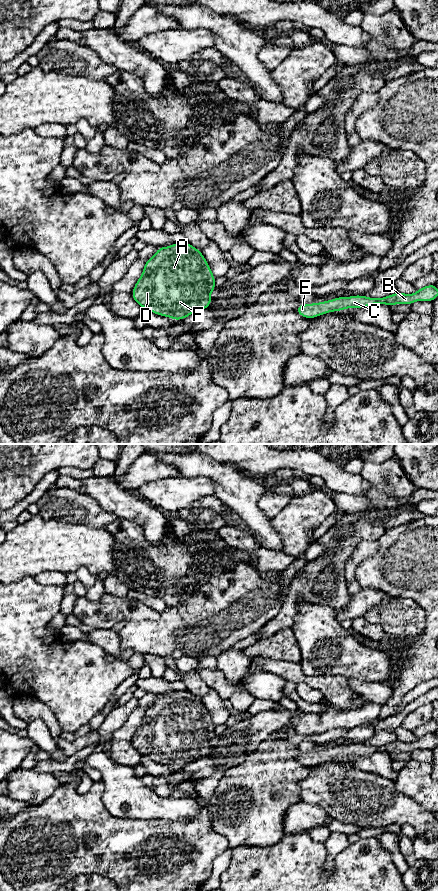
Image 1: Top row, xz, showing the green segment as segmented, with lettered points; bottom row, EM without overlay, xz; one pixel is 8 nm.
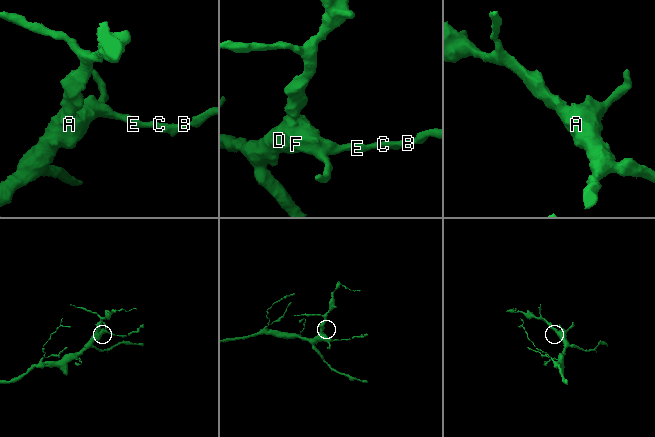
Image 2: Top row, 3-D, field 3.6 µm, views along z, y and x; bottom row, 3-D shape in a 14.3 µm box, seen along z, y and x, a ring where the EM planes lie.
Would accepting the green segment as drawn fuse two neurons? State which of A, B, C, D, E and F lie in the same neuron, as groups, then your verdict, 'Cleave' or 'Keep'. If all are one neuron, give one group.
Groups: A B C D E F. Keep

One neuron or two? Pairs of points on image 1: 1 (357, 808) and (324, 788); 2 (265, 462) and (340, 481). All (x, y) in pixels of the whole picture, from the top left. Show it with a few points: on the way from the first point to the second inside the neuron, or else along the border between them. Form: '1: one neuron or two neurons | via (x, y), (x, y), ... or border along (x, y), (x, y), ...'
1: one neuron | via (349, 800), (338, 789), (332, 788)
2: one neuron | via (284, 460), (307, 460), (321, 467)

